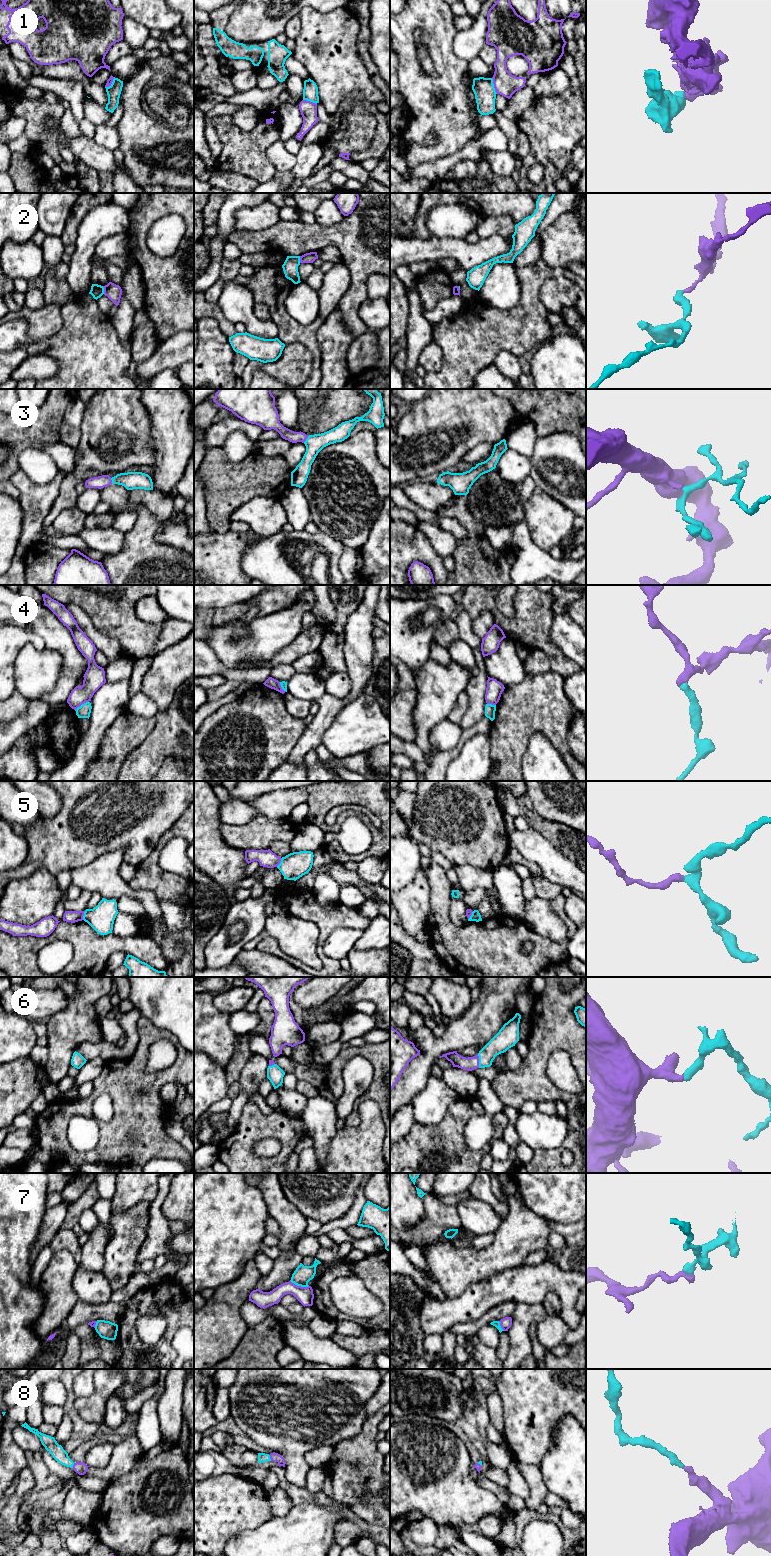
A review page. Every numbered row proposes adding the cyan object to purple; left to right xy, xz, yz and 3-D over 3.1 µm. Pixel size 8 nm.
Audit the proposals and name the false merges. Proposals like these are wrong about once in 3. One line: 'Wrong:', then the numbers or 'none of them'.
Wrong: 1, 2, 4, 5, 7

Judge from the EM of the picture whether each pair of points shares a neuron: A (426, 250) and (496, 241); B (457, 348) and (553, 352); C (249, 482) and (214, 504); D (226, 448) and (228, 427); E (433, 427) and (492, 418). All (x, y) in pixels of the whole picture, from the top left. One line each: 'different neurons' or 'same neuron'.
A: same neuron
B: different neurons
C: same neuron
D: different neurons
E: same neuron

